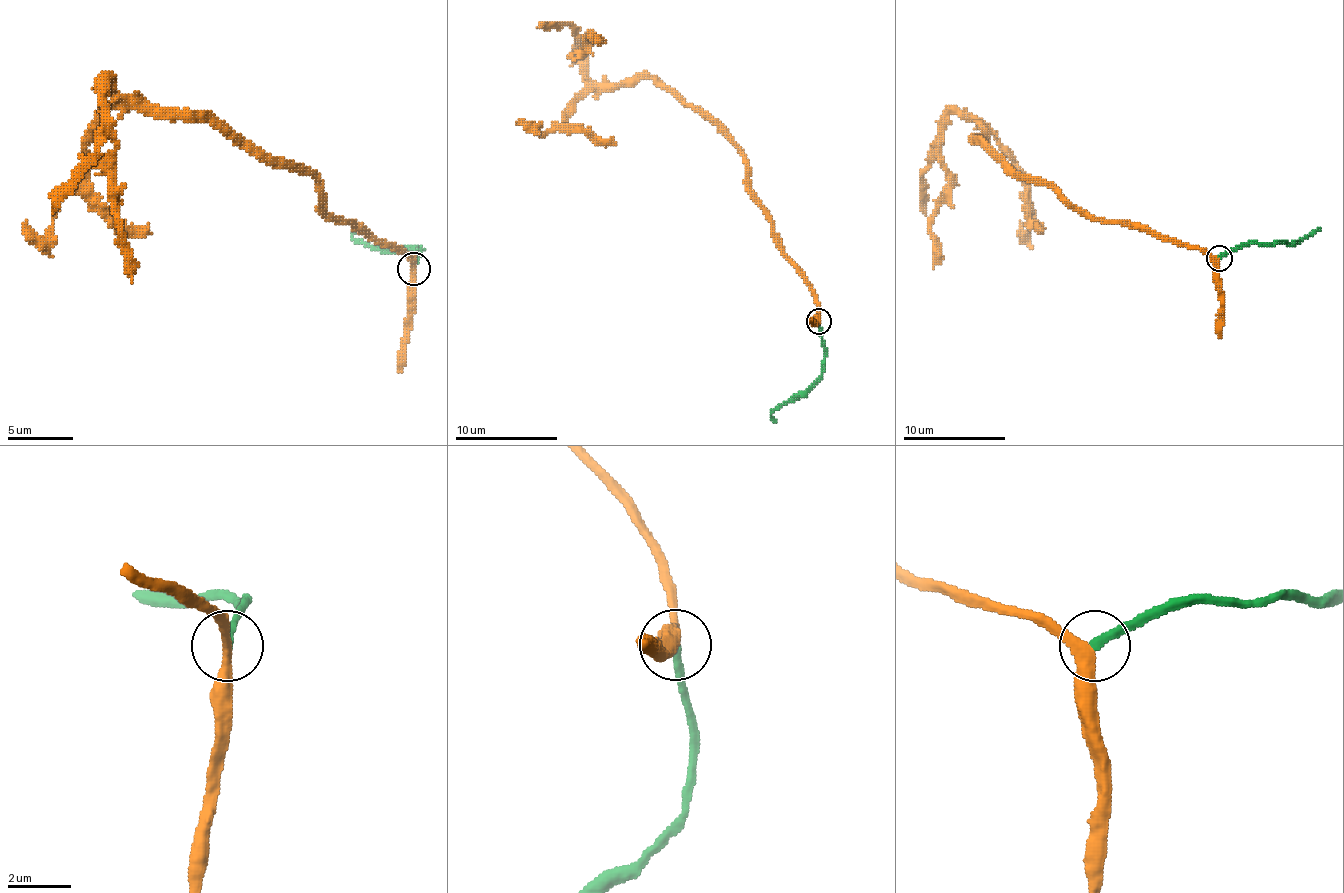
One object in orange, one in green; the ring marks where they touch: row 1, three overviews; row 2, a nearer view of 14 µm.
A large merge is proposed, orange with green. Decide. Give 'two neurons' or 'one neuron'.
one neuron

